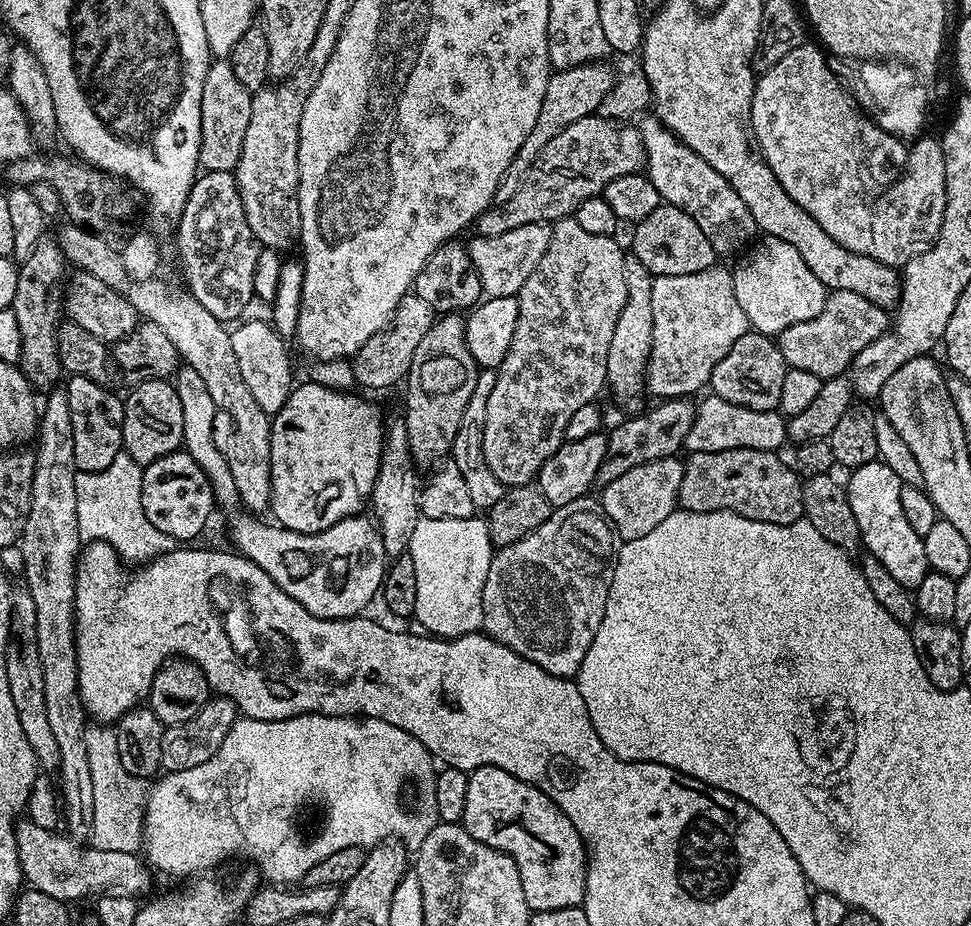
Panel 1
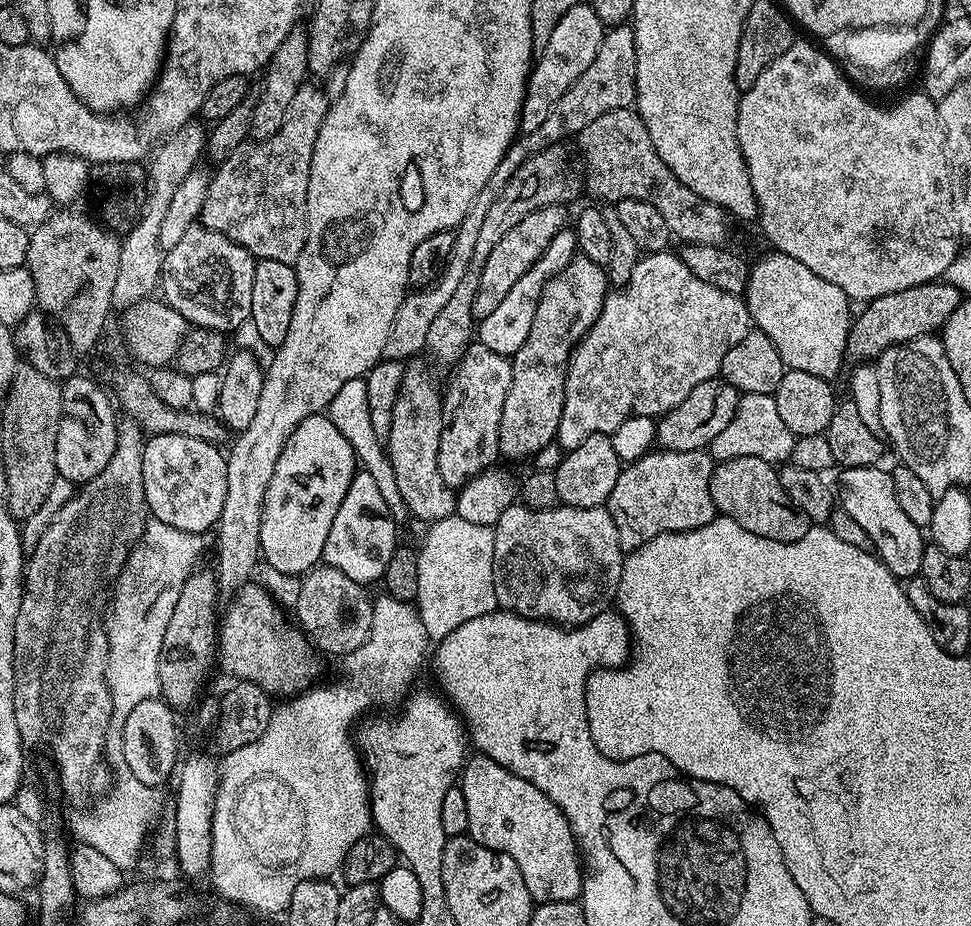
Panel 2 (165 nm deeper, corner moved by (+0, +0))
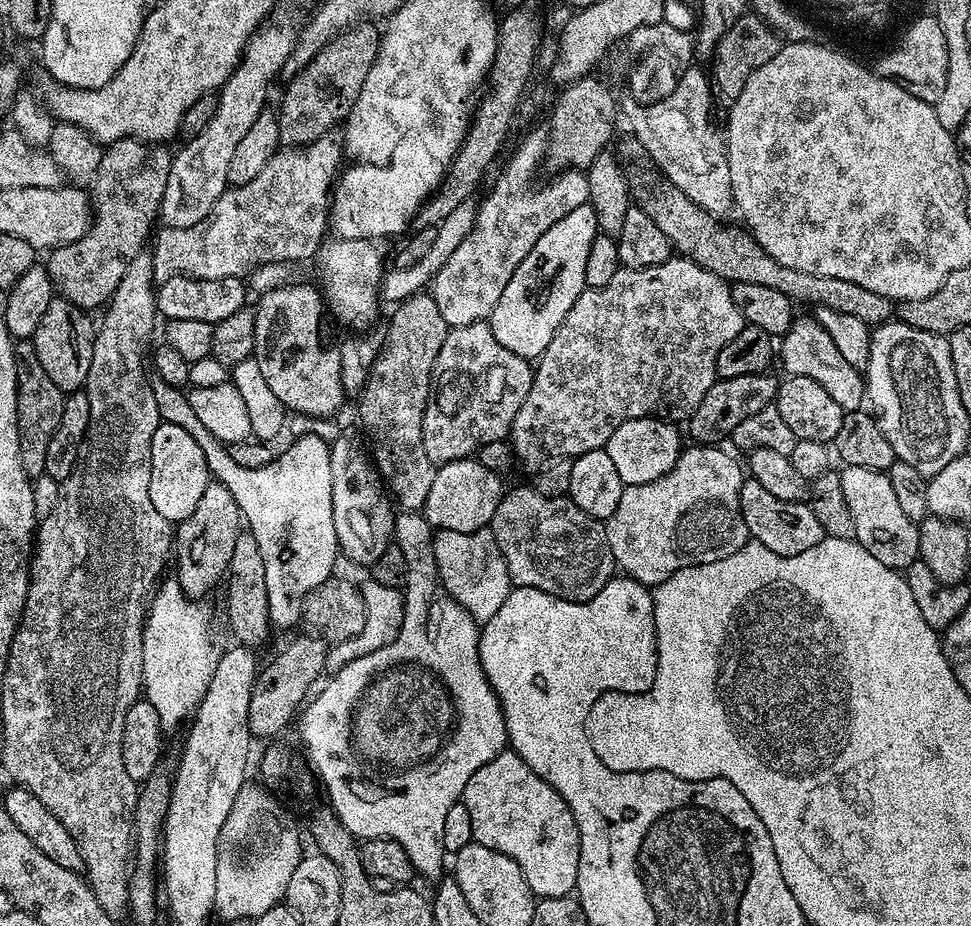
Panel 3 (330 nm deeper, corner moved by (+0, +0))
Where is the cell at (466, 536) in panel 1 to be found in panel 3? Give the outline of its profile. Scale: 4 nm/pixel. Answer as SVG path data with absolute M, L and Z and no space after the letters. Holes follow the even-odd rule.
M488 530L474 533L437 531L434 539L436 565L444 588L475 618L477 624L483 626L498 614L502 602L506 602L514 587L502 550L498 550L498 542Z

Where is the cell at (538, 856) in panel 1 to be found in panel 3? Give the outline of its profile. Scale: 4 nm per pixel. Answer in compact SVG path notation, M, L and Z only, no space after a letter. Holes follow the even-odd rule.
M499 752L486 766L474 770L470 782L466 782L462 803L470 810L473 841L514 858L533 896L558 898L575 893L580 839L574 814L570 814L558 790L538 778L516 752Z

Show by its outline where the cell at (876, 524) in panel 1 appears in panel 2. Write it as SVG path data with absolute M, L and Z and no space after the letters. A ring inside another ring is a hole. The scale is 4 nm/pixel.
M873 466L870 468L845 468L839 474L840 486L838 485L838 500L851 514L862 530L870 534L870 542L875 555L880 557L897 578L916 578L920 575L922 566L922 554L926 547L926 536L921 528L910 522L910 517L902 510L894 495L894 482L891 471L883 467Z

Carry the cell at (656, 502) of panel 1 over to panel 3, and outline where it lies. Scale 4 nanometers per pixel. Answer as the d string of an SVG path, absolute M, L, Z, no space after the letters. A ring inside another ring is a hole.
M691 446L685 447L680 453L678 462L669 472L662 478L658 478L654 482L646 482L645 484L630 484L622 490L622 498L618 502L618 506L614 509L614 514L610 514L610 518L604 524L606 530L606 538L608 545L612 551L612 556L616 559L616 567L625 576L630 576L637 580L639 584L655 586L666 582L666 578L670 578L670 574L674 574L683 568L689 568L695 564L705 564L706 562L718 562L718 558L730 558L730 554L734 554L738 550L742 550L742 546L747 544L750 537L748 535L748 527L742 518L742 506L740 505L740 495L742 494L742 486L746 479L745 469L731 456L728 452L723 452L720 446Z

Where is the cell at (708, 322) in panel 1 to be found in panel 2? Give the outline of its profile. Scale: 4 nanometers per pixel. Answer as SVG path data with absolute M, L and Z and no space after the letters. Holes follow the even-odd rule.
M665 250L641 255L640 260L634 266L634 274L630 274L630 282L609 291L594 326L590 326L590 330L581 338L580 343L572 351L572 357L568 360L562 418L558 422L558 430L556 431L556 440L560 447L565 450L576 448L583 440L590 438L590 434L598 434L599 432L610 434L614 430L618 430L618 426L622 426L622 422L626 422L626 418L631 416L651 416L653 418L665 416L667 412L678 406L678 402L682 402L688 397L690 390L694 390L694 386L719 377L722 358L726 358L726 350L730 350L730 346L742 342L742 338L749 330L750 317L747 303L741 297L726 294L722 290L718 290L718 286L714 286L710 282L702 282L702 278L690 274L690 270L680 261L679 255L675 251Z

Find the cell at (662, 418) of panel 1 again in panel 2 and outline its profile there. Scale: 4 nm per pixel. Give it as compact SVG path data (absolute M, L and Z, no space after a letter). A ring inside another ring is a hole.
M719 378L694 386L694 390L690 390L688 397L678 402L674 410L656 420L656 444L665 452L707 449L728 425L730 418L734 418L741 395L737 388Z

